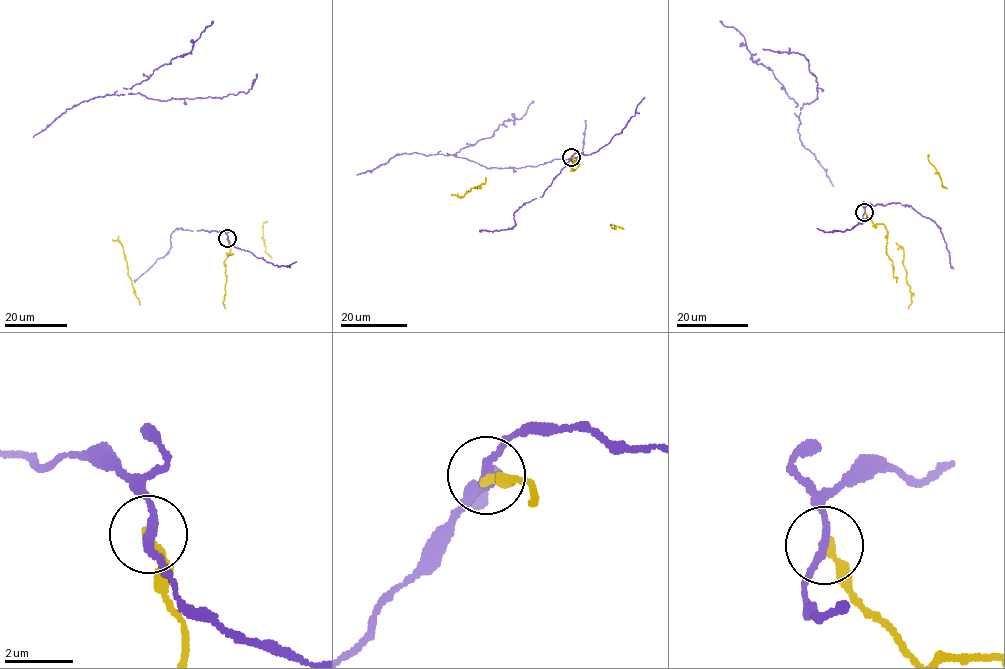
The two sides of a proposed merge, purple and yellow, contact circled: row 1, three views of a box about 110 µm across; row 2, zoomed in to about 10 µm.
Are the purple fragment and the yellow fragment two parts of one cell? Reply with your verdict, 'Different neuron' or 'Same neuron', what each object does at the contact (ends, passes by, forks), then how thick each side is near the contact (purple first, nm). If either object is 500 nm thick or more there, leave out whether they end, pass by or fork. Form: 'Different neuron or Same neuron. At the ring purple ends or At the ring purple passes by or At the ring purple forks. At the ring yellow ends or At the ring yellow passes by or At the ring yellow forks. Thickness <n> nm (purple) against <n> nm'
Different neuron. At the ring purple passes by. At the ring yellow ends. Thickness 220 nm (purple) against 220 nm

